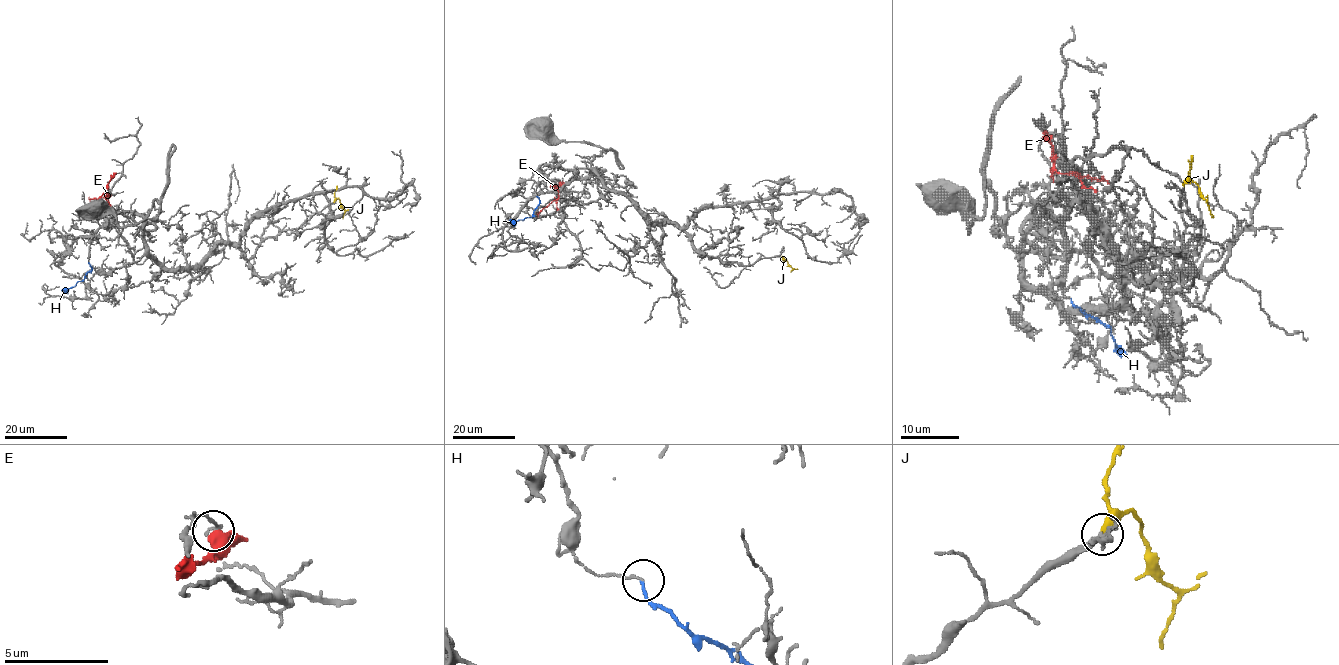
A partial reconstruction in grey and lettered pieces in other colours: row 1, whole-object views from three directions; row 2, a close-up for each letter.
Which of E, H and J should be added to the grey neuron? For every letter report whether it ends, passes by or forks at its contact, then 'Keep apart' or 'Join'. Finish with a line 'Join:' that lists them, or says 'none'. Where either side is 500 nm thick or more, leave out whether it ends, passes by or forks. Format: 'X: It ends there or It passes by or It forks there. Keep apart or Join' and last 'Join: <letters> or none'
E: It passes by. Keep apart
H: It ends there. Keep apart
J: It ends there. Join
Join: J

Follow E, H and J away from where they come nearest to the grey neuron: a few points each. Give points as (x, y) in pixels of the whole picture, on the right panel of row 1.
E: (1043, 138), (1051, 145), (1053, 167), (1062, 173), (1104, 180), (1101, 176)
H: (1071, 298), (1075, 305), (1110, 329), (1115, 351)
J: (1184, 185), (1190, 179), (1194, 182), (1213, 217)

